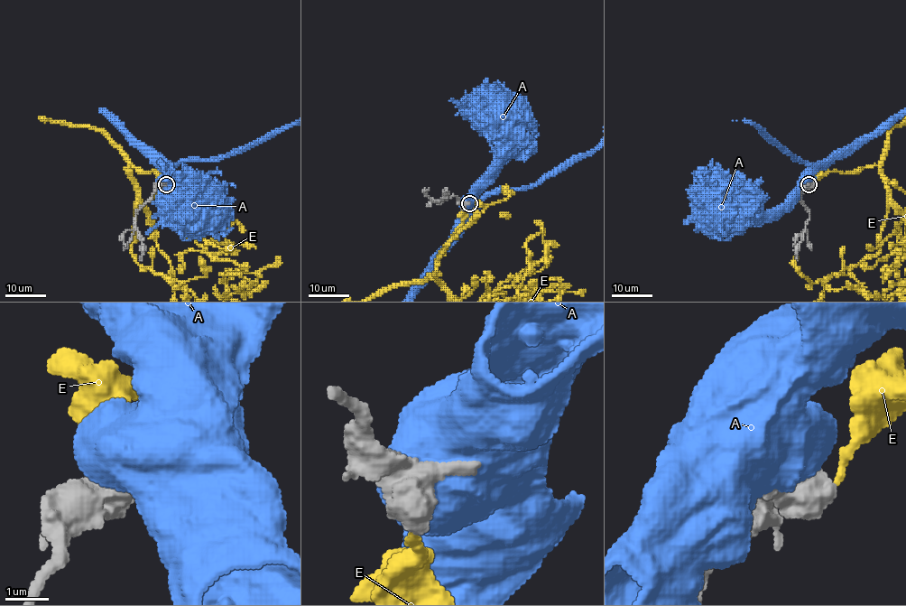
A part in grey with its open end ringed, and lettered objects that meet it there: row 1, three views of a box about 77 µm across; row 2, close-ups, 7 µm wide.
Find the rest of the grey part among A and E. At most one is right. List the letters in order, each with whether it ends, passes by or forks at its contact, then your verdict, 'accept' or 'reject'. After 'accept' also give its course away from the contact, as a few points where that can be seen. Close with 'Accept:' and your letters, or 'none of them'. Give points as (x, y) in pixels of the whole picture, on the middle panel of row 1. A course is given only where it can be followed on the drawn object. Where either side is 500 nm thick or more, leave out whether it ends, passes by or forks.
A: reject
E: reject
Accept: none of them

